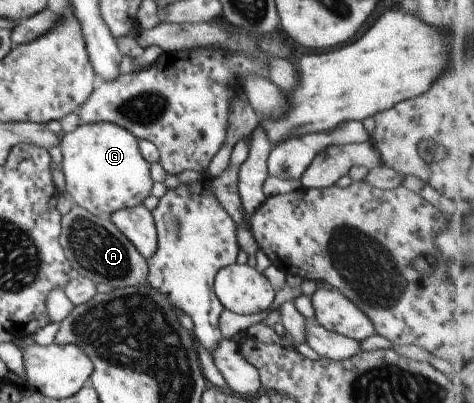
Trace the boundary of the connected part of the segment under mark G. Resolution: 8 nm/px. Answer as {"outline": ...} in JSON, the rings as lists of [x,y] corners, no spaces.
{"outline":[[[110,122],[83,124],[72,132],[66,132],[59,145],[62,151],[61,171],[66,180],[66,194],[71,196],[76,205],[95,216],[110,216],[120,209],[142,206],[151,195],[154,179],[150,173],[150,163],[142,157],[138,143],[140,140],[128,129]]]}

